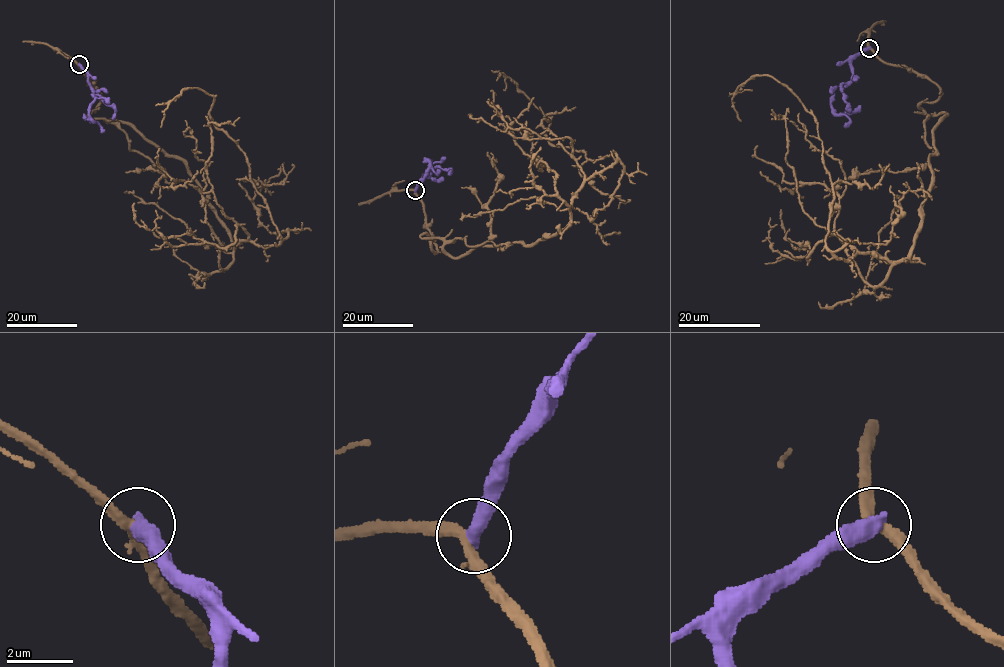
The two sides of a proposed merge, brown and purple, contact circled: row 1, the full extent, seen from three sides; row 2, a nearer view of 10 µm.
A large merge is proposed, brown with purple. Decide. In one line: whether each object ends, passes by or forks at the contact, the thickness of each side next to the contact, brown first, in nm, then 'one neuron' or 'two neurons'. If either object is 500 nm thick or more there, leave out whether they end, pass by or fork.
brown passes by | purple ends | 320/480 nm | two neurons

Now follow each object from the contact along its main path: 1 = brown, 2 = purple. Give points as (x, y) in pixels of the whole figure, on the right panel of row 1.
1: (869, 48), (947, 114), (906, 257), (826, 245), (823, 142), (786, 86), (753, 75), (740, 121)
2: (869, 48), (851, 61), (852, 78), (833, 90), (831, 104), (836, 113), (849, 113), (861, 105)

